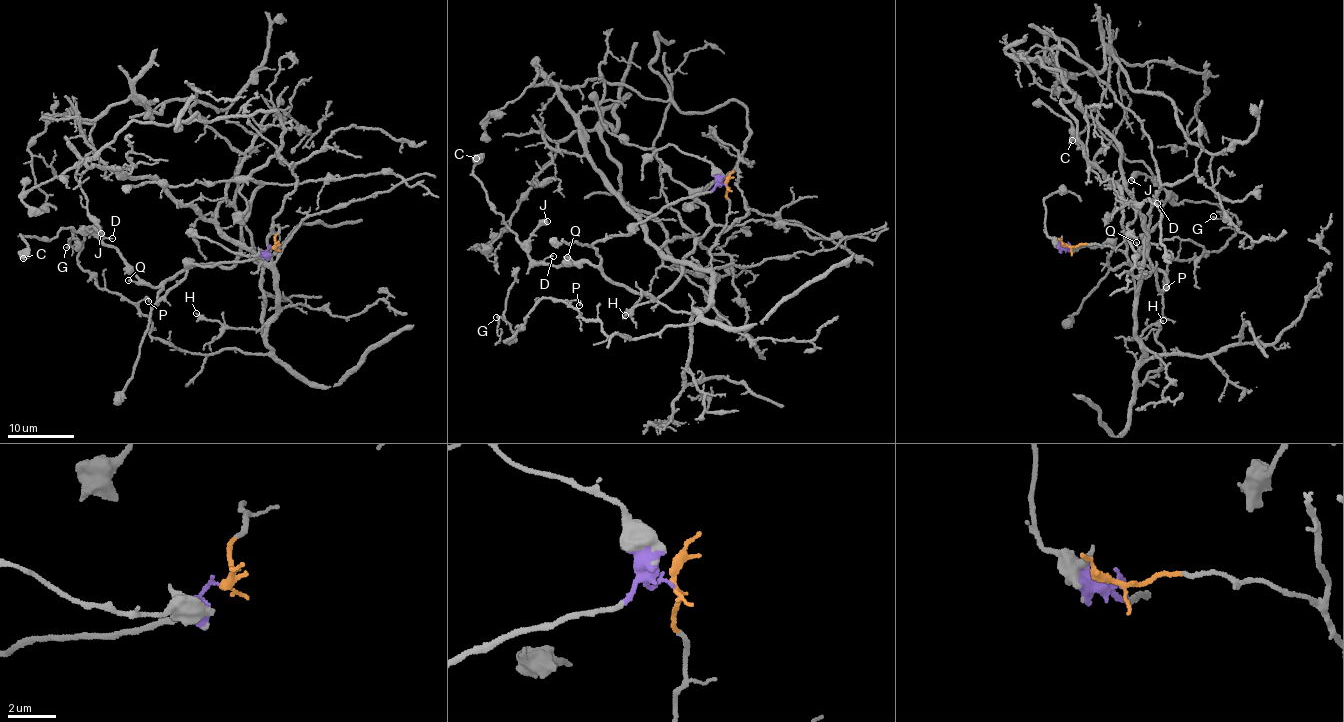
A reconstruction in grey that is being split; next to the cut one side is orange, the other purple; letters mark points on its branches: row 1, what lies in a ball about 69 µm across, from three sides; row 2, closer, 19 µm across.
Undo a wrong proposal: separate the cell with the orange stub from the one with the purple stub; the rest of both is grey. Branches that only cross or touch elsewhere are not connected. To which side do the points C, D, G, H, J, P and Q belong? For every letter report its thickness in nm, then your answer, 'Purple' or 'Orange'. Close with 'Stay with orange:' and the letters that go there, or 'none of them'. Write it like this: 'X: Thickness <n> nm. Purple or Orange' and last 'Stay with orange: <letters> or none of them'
C: Thickness 700 nm. Purple
D: Thickness 80 nm. Purple
G: Thickness 110 nm. Orange
H: Thickness 120 nm. Orange
J: Thickness 480 nm. Purple
P: Thickness 100 nm. Orange
Q: Thickness 120 nm. Purple
Stay with orange: G, H, P

